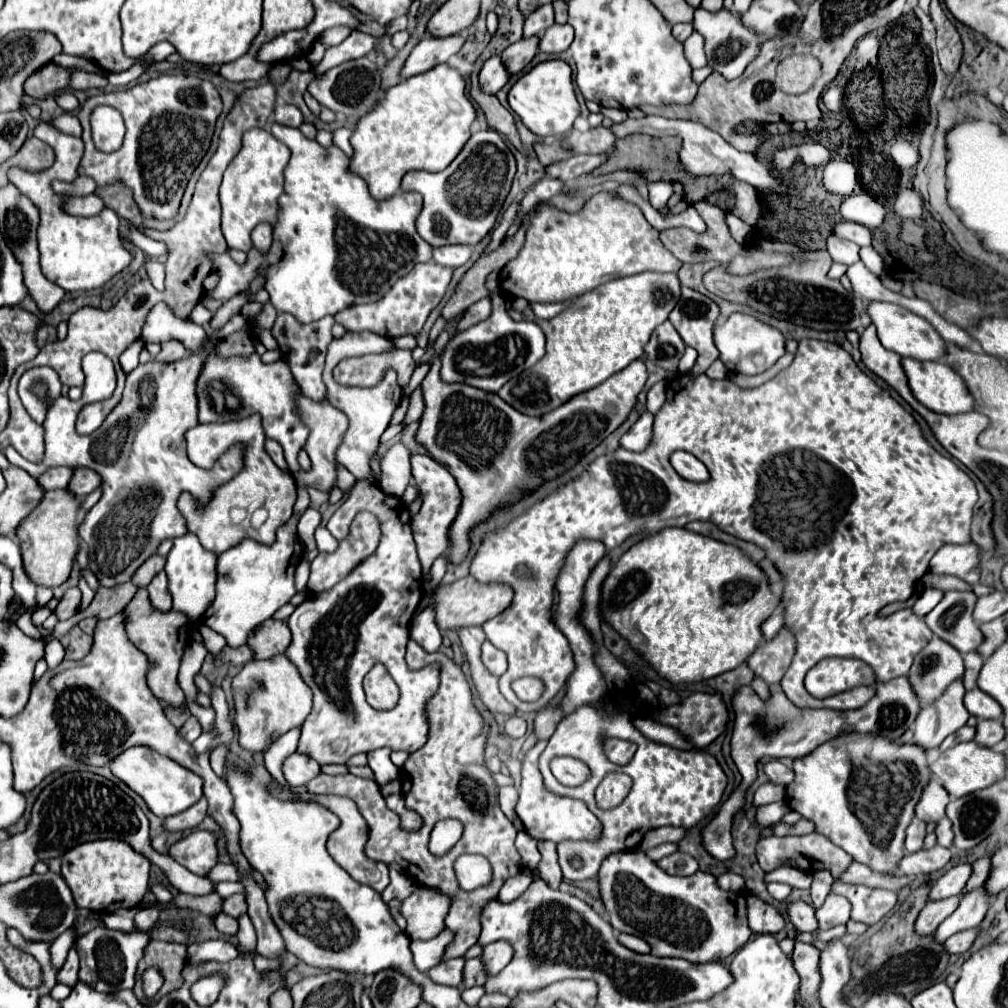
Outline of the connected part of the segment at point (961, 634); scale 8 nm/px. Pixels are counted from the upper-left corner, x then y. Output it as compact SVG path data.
M947 591L945 599L925 617L929 629L957 647L959 653L975 651L983 643L979 625L973 621L977 595L963 591Z

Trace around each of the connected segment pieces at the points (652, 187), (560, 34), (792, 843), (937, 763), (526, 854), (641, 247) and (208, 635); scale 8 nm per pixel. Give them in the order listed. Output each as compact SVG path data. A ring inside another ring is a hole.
M649 181L647 189L649 189L649 203L655 209L665 207L667 199L673 195L673 183L669 183L669 181L653 181L653 183Z
M553 25L539 39L539 51L543 53L563 53L573 43L571 25Z
M809 833L809 835L803 835L803 837L793 837L793 835L785 835L785 837L771 836L761 839L756 846L756 857L761 869L765 873L773 871L779 867L779 861L781 859L789 859L793 867L799 867L803 871L819 871L819 869L831 869L833 877L839 877L847 867L849 863L853 861L851 855L847 855L845 851L841 851L841 847L833 845L827 837L819 835L819 833ZM797 859L807 859L807 861L817 861L817 863L797 863Z
M967 741L967 743L955 745L955 747L939 753L939 757L931 763L931 771L933 771L935 777L941 779L943 787L947 789L947 793L951 797L961 797L961 795L989 787L995 781L1003 779L1005 771L1007 771L1007 763L1005 763L1003 753L995 753L993 749L983 747L975 741Z
M525 831L517 833L515 847L521 856L521 866L531 871L535 870L541 860L541 854L537 848L538 841L529 837Z
M595 193L581 211L577 213L567 213L561 211L553 205L539 203L527 235L525 235L525 245L519 251L515 259L511 259L499 273L501 283L509 283L509 297L517 299L523 297L529 303L559 303L559 301L569 301L575 299L611 279L627 277L633 273L643 273L643 271L659 271L659 273L677 273L681 267L679 259L675 259L661 243L659 231L653 229L647 219L643 217L641 209L621 197L615 197L611 193Z
M201 625L199 631L201 631L201 635L203 635L203 639L205 639L205 647L207 647L207 651L209 651L211 655L219 655L219 651L223 651L223 647L227 645L225 637L219 635L219 633L215 633L215 631L209 629L207 625Z

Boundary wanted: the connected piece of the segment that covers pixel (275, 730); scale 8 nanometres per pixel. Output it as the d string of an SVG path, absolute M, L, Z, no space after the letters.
M275 655L273 659L265 659L265 661L251 661L247 663L231 681L231 689L233 689L233 703L235 703L235 729L239 733L239 745L251 753L263 753L269 749L269 745L281 737L283 733L287 733L293 727L303 725L303 721L307 719L307 715L311 713L313 707L313 691L309 691L309 687L305 685L305 681L301 679L297 667L293 667L293 663L285 657L285 655Z

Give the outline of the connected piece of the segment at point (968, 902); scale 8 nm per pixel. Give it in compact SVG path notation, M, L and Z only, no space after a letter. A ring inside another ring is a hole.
M983 887L967 893L959 901L957 909L935 929L935 933L933 933L935 941L945 943L951 935L971 929L971 927L977 927L983 921L987 907L989 907L989 895L983 891Z

